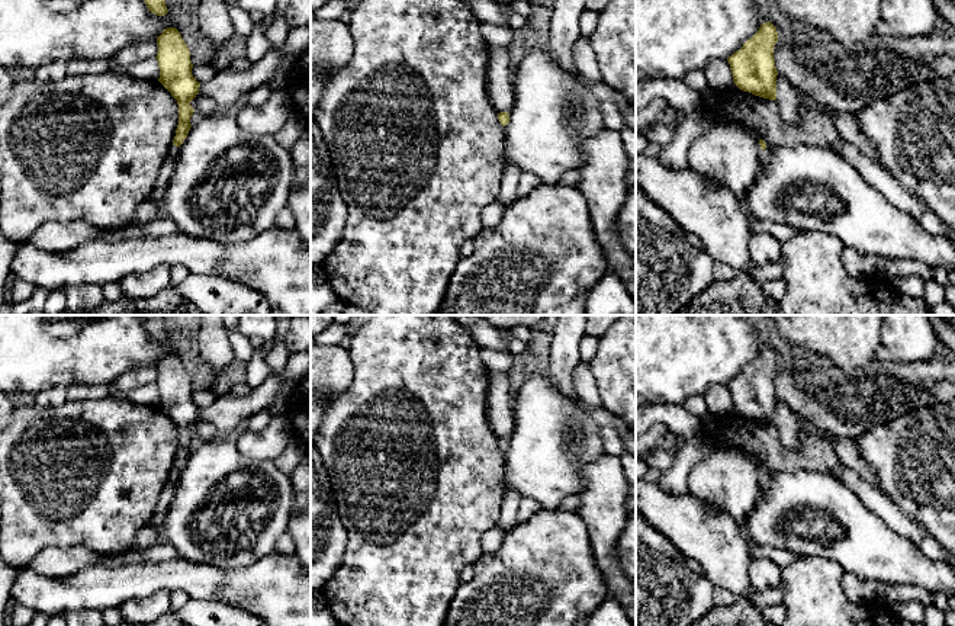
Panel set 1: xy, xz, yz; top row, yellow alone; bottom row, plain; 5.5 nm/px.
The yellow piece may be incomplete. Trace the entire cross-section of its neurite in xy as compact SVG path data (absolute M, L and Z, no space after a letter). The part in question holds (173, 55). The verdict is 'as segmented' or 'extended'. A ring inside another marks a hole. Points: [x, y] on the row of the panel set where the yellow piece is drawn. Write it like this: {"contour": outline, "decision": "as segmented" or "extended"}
{"contour": "M167 28L157 38L158 81L171 93L179 105L179 125L173 145L180 147L192 128L194 112L190 102L199 93L200 83L193 77L190 51L176 28Z", "decision": "as segmented"}

